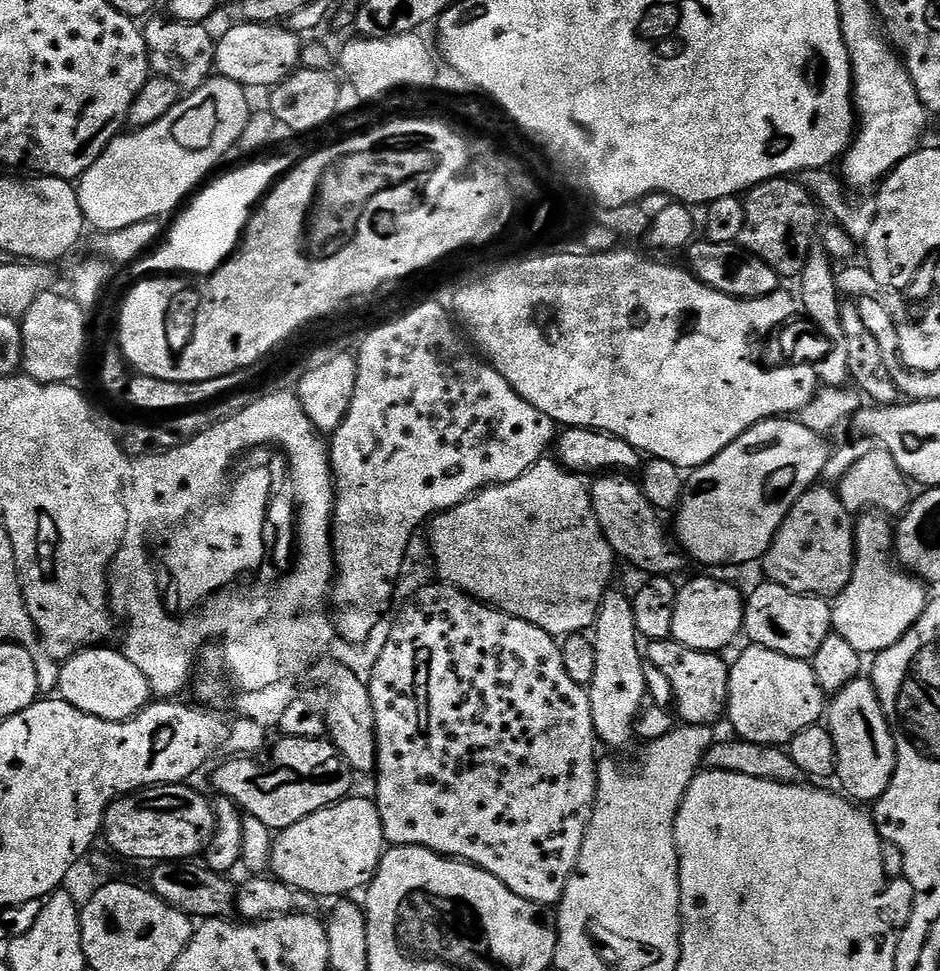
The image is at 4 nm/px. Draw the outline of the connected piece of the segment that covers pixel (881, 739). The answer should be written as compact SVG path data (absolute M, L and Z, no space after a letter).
M861 678L831 697L826 708L826 727L834 738L835 779L853 801L875 802L890 786L896 769L896 747L882 702L871 679Z

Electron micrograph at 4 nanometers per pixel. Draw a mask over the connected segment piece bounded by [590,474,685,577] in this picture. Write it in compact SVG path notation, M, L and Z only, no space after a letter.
M600 474L591 481L592 509L600 523L602 534L611 546L613 553L629 560L636 568L652 576L671 577L672 572L684 568L685 557L679 551L668 549L668 540L664 537L664 524L661 513L648 501L639 483L628 474Z

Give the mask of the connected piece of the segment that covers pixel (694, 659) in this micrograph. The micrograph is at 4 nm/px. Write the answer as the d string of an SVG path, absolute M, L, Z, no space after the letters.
M671 638L667 640L649 640L646 644L647 663L653 664L670 681L670 690L674 701L674 712L681 716L684 724L715 725L715 720L725 715L728 707L728 670L729 661L715 652L699 652L690 646L682 646Z

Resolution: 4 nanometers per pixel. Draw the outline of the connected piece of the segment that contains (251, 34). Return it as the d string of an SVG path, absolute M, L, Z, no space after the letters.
M236 22L233 28L219 33L216 42L216 72L247 90L271 90L301 67L301 47L301 37L295 32L289 32L287 27Z

